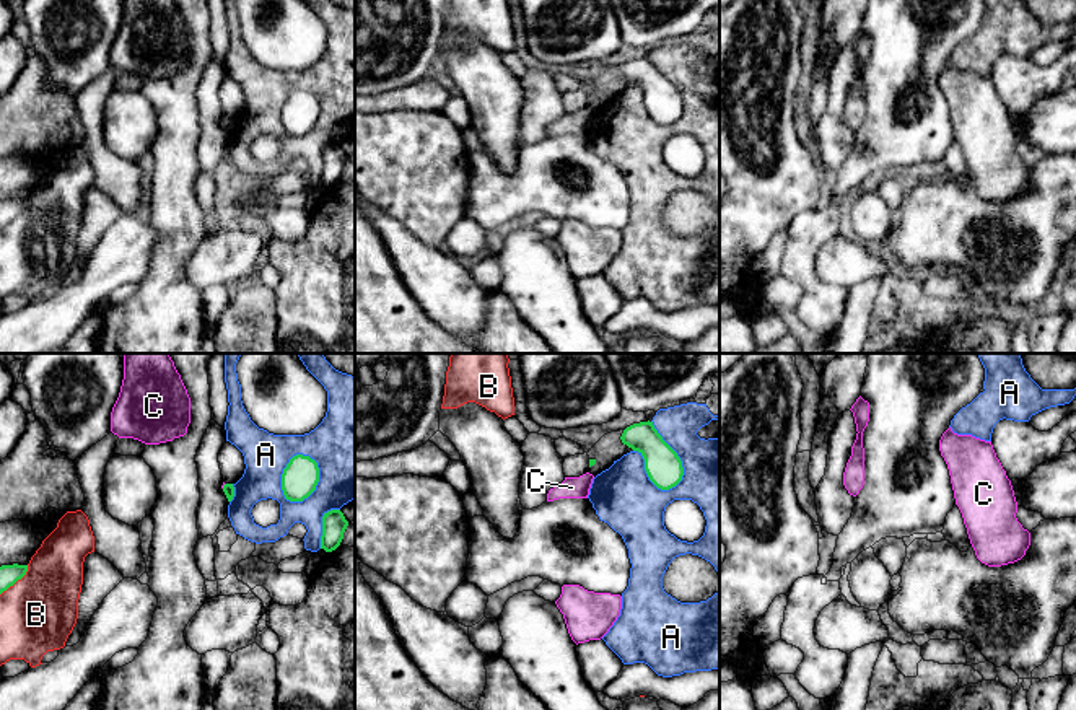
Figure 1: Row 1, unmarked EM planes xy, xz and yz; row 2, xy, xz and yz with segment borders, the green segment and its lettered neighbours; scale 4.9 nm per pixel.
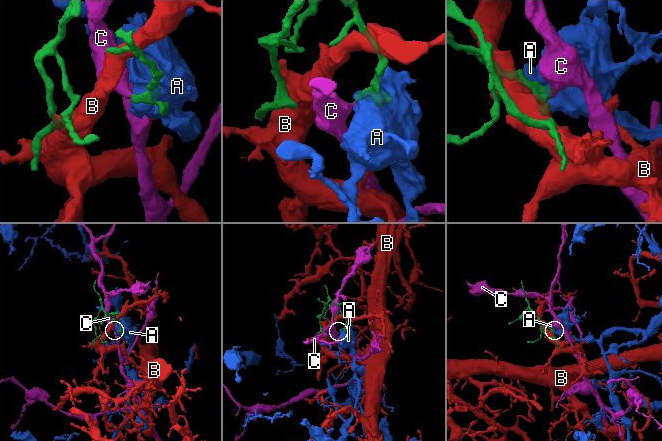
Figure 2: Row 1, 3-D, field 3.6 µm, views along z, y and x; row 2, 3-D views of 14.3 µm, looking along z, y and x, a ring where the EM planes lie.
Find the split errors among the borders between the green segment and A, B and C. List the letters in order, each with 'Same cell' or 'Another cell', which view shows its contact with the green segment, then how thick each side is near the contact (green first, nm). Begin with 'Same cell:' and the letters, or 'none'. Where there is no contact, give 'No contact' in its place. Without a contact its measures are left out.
Same cell: none
A: Another cell. Touches green in xz. Thickness 180 nm (green) against 360 nm
B: Another cell. Touches green in xy. Thickness 100 nm (green) against 380 nm
C: Another cell. Touches green in xy. Thickness 60 nm (green) against 20 nm

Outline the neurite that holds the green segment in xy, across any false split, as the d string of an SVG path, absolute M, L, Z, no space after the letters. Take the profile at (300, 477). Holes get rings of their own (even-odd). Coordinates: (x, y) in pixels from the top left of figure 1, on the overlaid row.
M303 454L293 456L282 474L282 490L290 502L308 498L316 490L317 482L317 462Z

